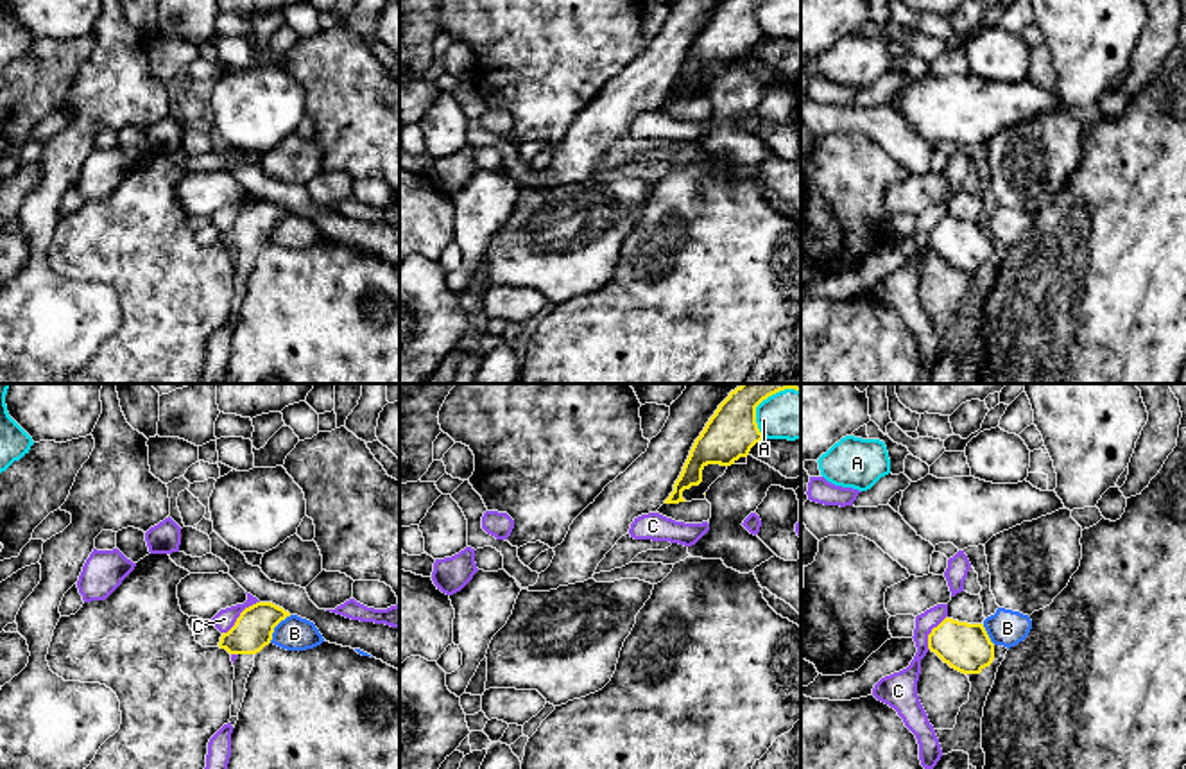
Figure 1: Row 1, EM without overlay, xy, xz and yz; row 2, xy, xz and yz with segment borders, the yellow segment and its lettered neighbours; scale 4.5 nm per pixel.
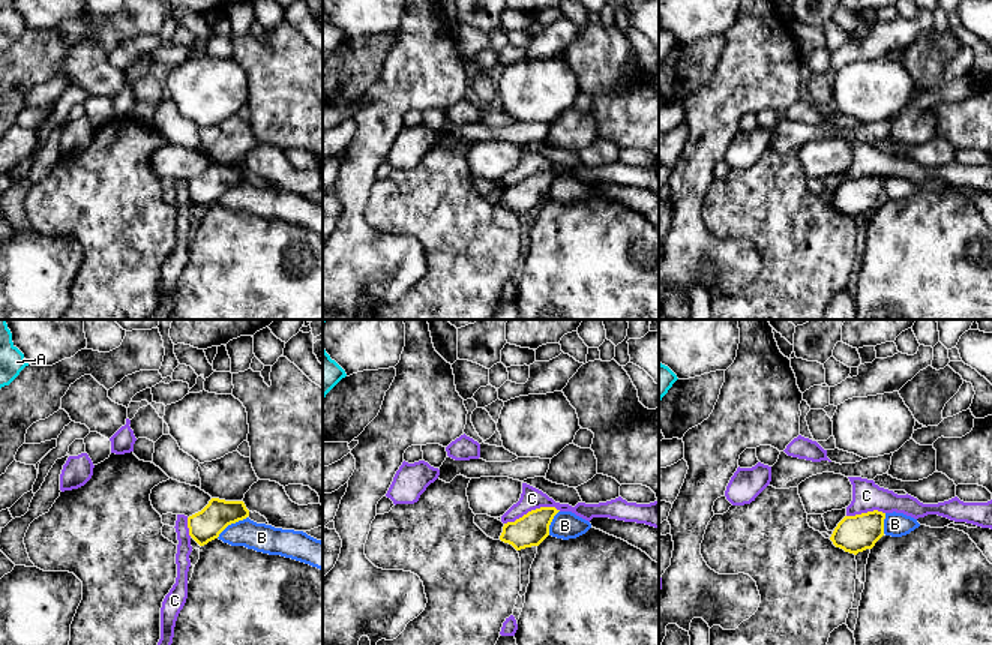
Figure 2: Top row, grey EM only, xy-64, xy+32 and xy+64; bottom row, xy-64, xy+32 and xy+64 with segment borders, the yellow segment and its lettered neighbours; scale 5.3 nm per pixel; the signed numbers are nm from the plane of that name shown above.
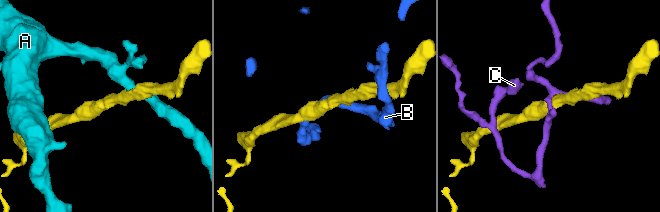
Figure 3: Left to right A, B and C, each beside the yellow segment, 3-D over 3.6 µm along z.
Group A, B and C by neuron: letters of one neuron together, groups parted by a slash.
A / B / C

